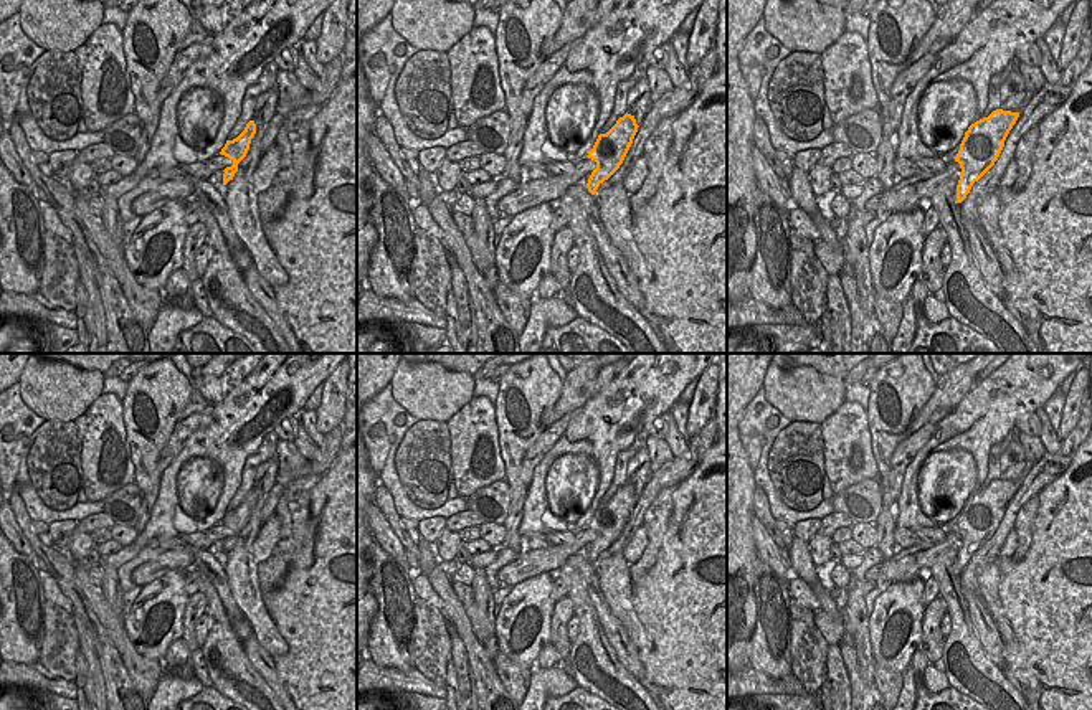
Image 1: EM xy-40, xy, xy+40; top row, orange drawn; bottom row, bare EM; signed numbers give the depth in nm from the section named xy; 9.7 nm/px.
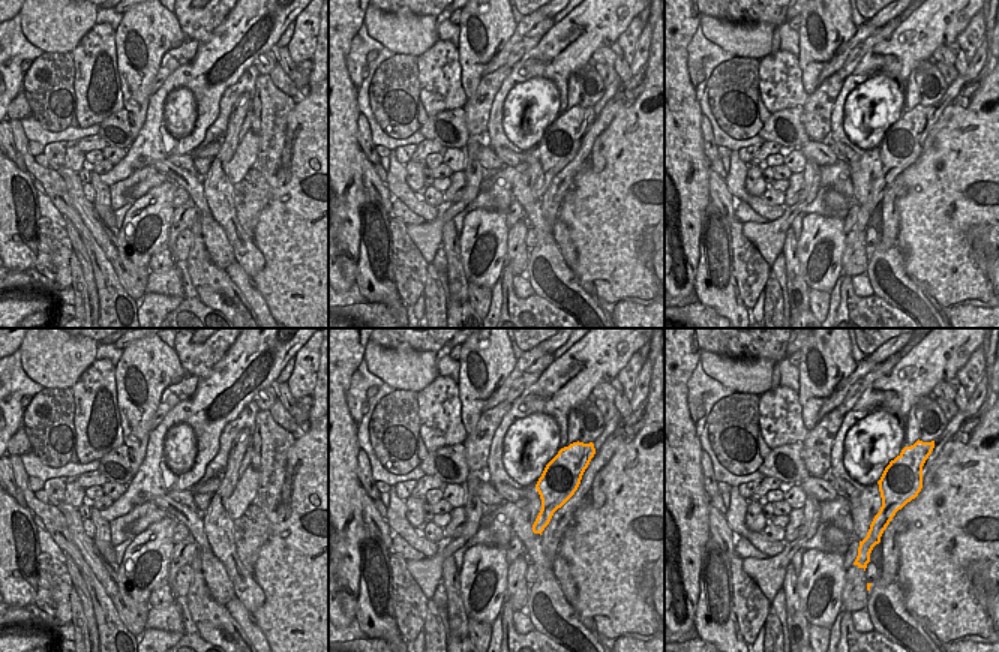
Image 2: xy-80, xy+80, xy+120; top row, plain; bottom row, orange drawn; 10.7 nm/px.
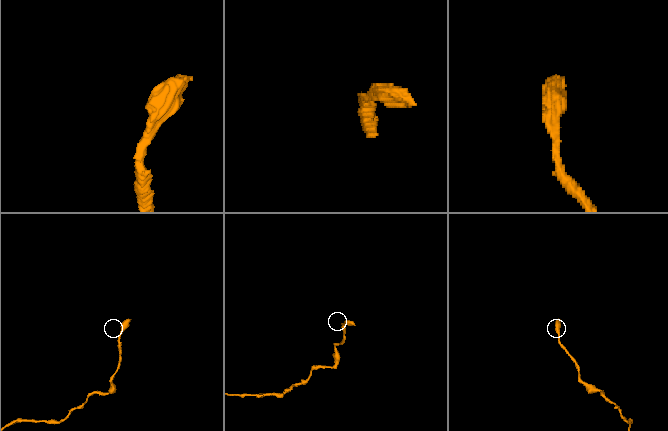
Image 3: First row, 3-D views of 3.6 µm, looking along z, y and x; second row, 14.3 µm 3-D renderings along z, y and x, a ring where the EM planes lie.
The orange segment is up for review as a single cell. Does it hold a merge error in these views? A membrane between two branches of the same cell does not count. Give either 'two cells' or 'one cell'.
two cells

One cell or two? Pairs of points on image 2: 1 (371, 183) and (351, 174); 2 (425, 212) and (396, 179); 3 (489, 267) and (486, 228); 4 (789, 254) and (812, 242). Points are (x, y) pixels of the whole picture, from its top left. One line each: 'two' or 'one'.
1: two
2: one
3: one
4: two

